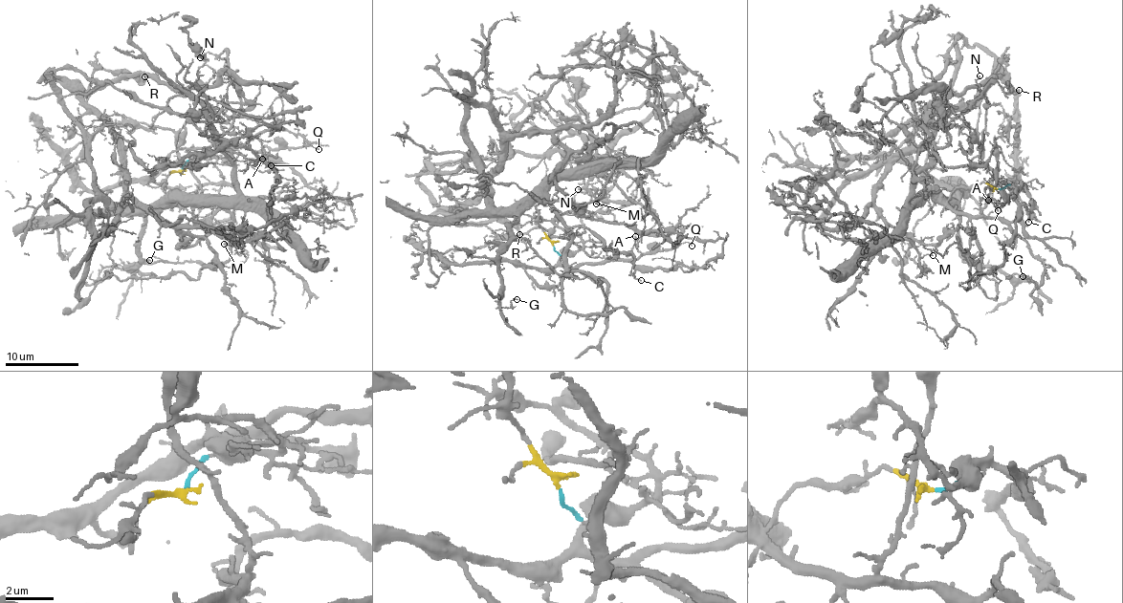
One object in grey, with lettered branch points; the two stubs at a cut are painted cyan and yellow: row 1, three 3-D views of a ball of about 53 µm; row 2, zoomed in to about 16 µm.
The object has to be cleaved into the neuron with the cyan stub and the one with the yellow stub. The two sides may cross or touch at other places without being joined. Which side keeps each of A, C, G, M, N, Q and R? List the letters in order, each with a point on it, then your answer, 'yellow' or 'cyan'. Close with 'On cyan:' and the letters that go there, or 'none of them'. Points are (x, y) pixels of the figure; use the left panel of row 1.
A: (262, 159) | cyan
C: (271, 165) | cyan
G: (149, 260) | yellow
M: (224, 244) | yellow
N: (200, 57) | cyan
Q: (319, 149) | cyan
R: (144, 76) | cyan
On cyan: A, C, N, Q, R

